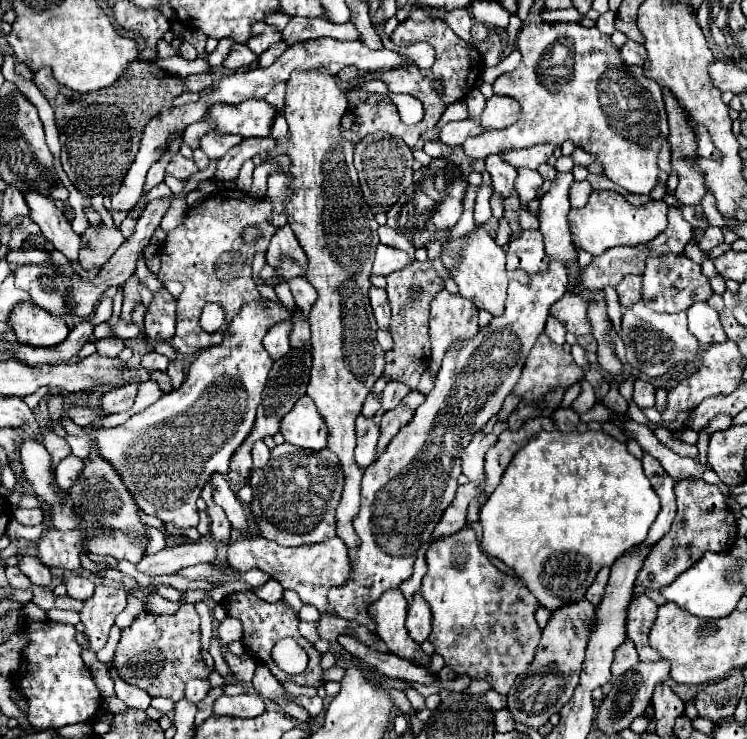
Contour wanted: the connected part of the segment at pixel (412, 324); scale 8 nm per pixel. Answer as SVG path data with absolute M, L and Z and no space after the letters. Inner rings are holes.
M440 258L426 260L426 262L416 260L410 268L404 268L400 272L392 272L386 276L386 282L388 282L386 292L392 308L390 334L394 338L394 350L386 352L384 376L388 380L408 384L412 390L418 388L420 376L424 374L430 362L430 338L428 338L430 302L440 290L444 290L444 280L450 277L450 270L442 264Z

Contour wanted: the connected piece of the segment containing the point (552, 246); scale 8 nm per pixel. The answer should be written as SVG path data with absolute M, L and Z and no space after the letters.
M558 172L550 190L540 198L540 232L544 236L546 254L552 260L562 262L566 268L578 260L578 250L572 244L568 228L568 190L574 182L572 172Z

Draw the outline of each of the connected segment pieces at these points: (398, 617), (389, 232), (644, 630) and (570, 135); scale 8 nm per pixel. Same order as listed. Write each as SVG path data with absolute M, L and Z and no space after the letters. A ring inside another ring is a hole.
M400 590L386 592L378 602L370 606L370 614L378 626L376 634L388 646L390 654L426 666L428 656L420 650L420 644L414 644L414 640L408 638L408 632L404 628L406 600L402 598Z
M380 226L378 228L378 236L380 236L380 242L386 244L386 246L394 246L394 248L402 248L404 252L410 252L410 256L414 254L414 246L398 232L394 232L390 226Z
M636 596L628 606L626 630L628 630L628 638L636 644L640 662L654 662L654 660L662 658L648 644L648 634L656 620L656 610L658 610L658 606L648 596Z
M526 22L516 44L522 52L520 66L498 76L492 86L494 94L512 96L522 104L520 120L506 130L484 132L466 140L464 152L470 158L486 158L502 152L504 148L534 146L538 142L561 146L564 140L570 140L576 148L596 154L598 162L604 164L604 174L612 182L620 184L632 194L650 194L658 180L656 154L662 142L668 138L668 118L660 86L654 80L648 80L640 66L626 66L610 36L602 34L598 28L584 28L578 22Z

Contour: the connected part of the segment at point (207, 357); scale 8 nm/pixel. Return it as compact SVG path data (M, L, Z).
M298 278L298 280L292 280L292 294L296 300L294 310L288 310L278 300L258 300L258 302L244 304L242 310L230 322L226 330L226 338L220 344L210 346L198 354L198 358L192 362L184 378L184 384L178 390L170 394L162 394L160 400L156 400L148 410L130 416L124 424L114 428L98 428L94 432L94 446L98 448L98 454L112 464L112 468L120 474L124 486L130 490L136 504L146 514L156 516L162 522L174 522L180 528L190 528L198 524L196 500L202 488L206 486L206 482L214 472L226 474L226 468L230 464L234 450L244 442L244 438L250 434L254 426L256 408L260 404L260 396L264 392L268 372L272 368L272 358L264 350L262 338L272 326L289 320L292 323L289 337L291 347L312 350L308 318L310 308L316 302L316 290L306 278Z

